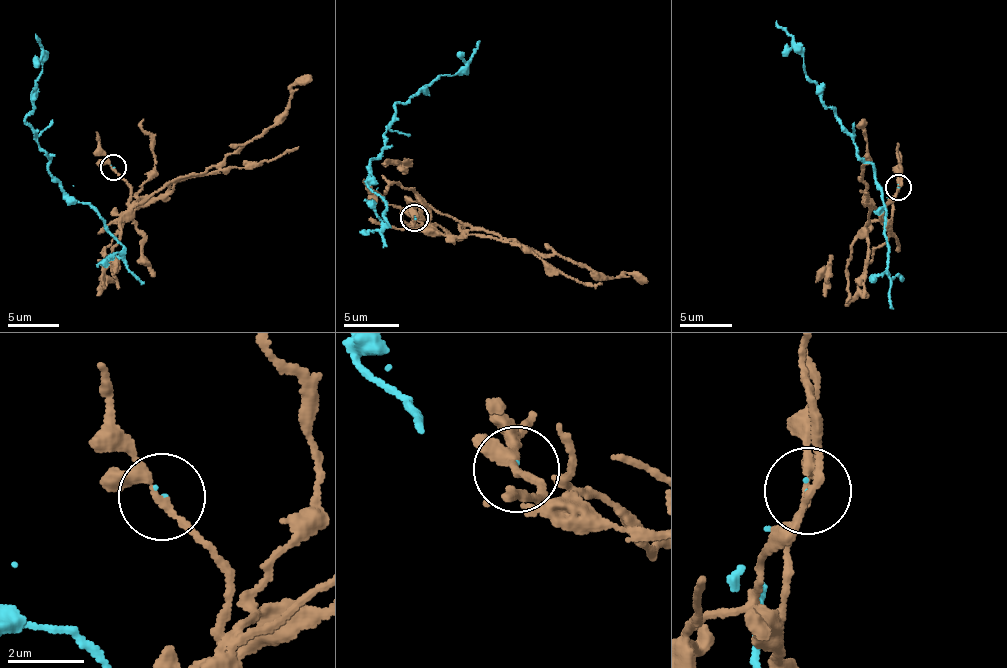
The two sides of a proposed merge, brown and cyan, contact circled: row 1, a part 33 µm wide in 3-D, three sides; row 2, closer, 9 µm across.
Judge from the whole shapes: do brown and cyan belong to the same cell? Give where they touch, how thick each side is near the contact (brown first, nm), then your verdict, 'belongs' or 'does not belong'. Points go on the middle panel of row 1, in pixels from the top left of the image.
at (414, 218); 170 nm thick on the brown side, 50 nm on the other; does not belong

